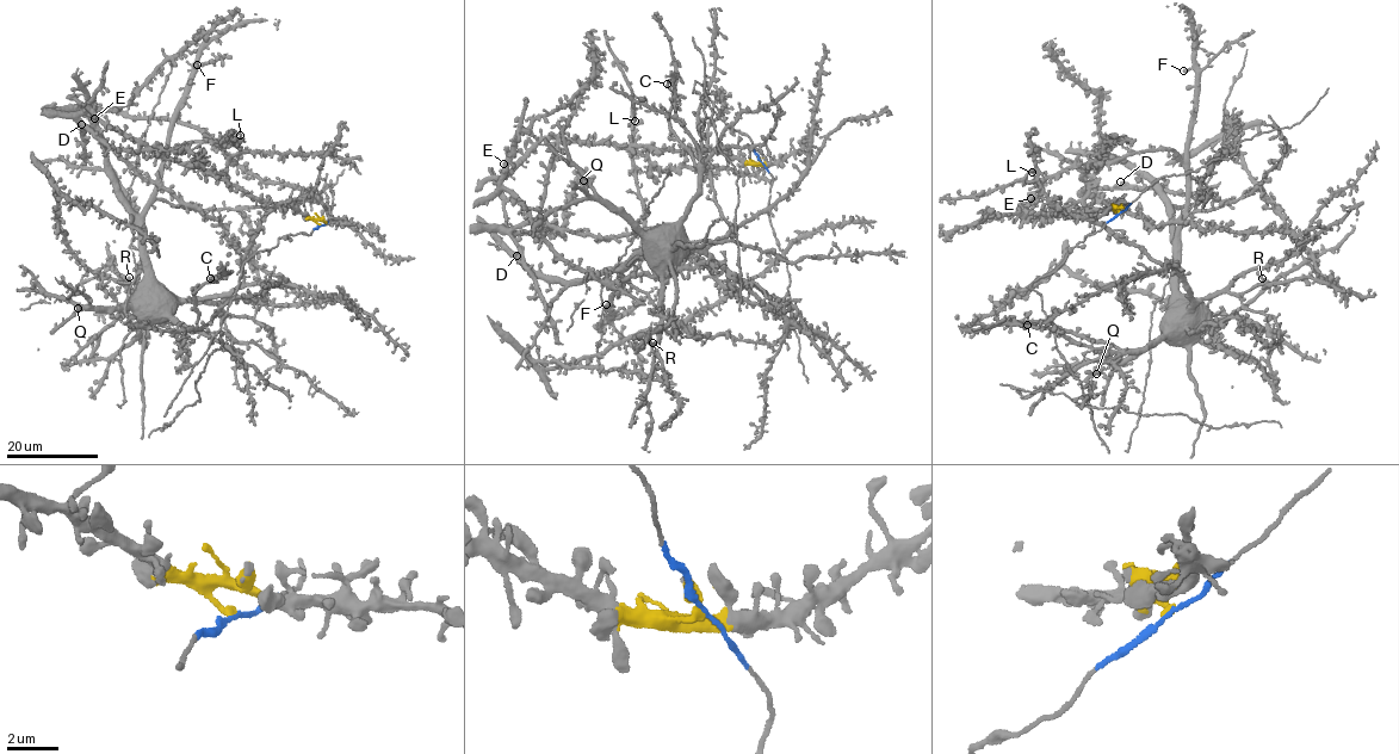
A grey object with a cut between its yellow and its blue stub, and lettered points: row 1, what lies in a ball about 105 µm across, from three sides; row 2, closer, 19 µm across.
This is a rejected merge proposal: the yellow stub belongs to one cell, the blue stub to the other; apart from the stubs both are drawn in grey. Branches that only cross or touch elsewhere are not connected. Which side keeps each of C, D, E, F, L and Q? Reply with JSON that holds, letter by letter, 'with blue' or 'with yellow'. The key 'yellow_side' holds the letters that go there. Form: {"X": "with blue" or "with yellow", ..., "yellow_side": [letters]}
{"C": "with blue", "D": "with yellow", "E": "with yellow", "F": "with blue", "L": "with blue", "Q": "with blue", "yellow_side": ["D", "E"]}

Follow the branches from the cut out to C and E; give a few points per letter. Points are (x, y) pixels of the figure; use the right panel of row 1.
C: (1120, 212), (1031, 286), (1041, 298), (1051, 329), (1077, 342), (1120, 350), (1052, 325), (1027, 325)
E: (1120, 211), (1100, 209), (1081, 216), (1053, 211), (1037, 218), (1023, 211), (1039, 195), (1031, 198)

